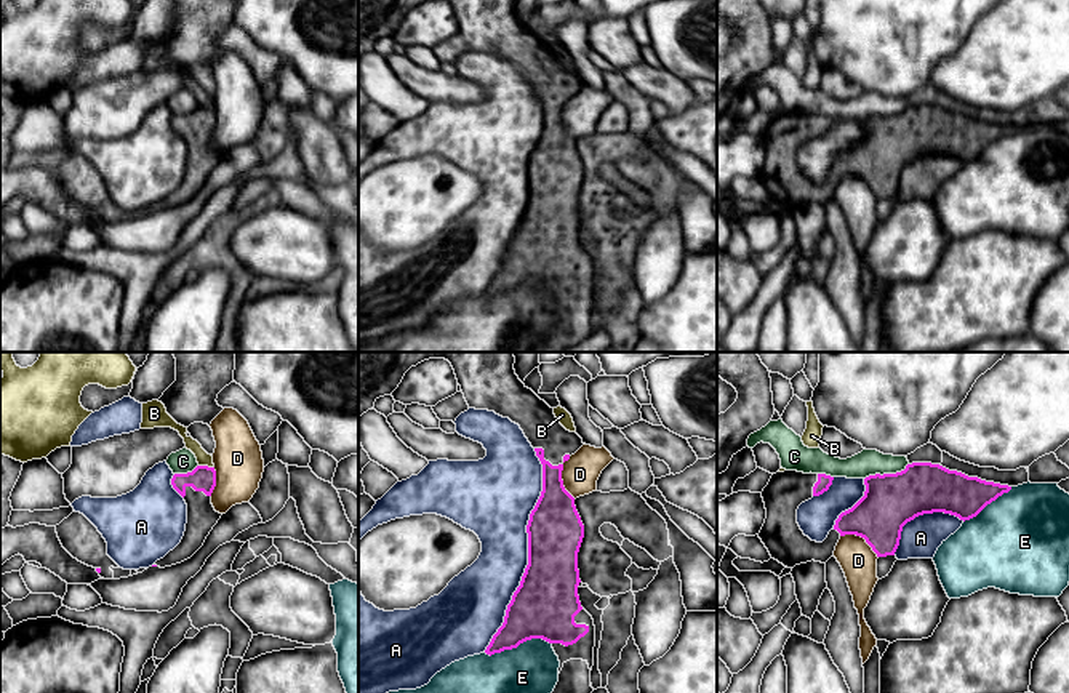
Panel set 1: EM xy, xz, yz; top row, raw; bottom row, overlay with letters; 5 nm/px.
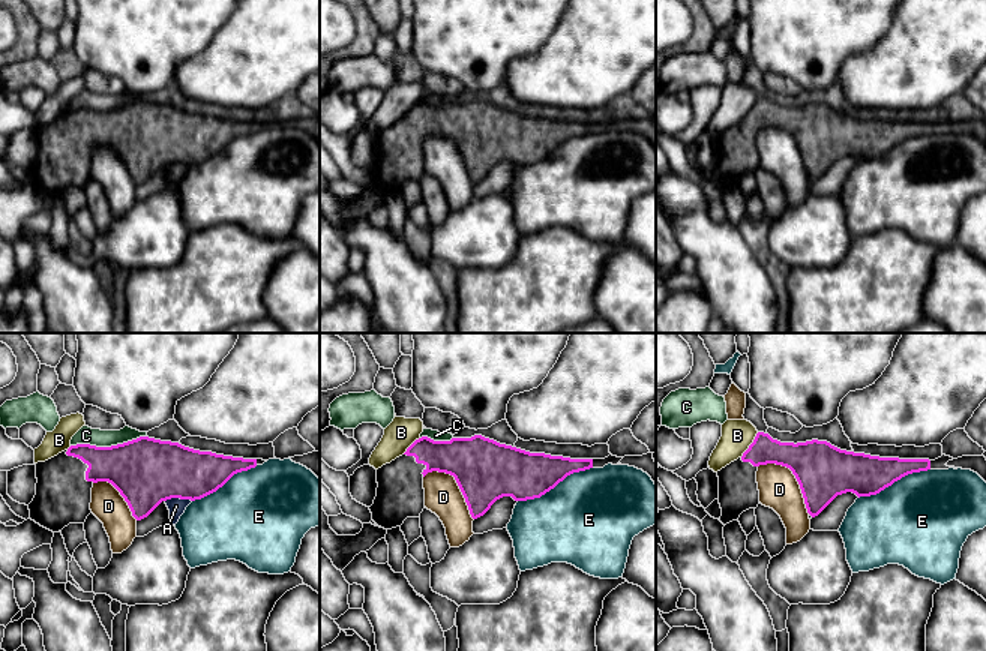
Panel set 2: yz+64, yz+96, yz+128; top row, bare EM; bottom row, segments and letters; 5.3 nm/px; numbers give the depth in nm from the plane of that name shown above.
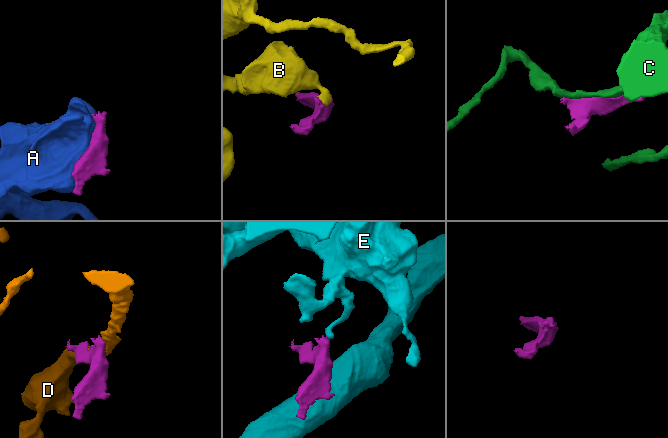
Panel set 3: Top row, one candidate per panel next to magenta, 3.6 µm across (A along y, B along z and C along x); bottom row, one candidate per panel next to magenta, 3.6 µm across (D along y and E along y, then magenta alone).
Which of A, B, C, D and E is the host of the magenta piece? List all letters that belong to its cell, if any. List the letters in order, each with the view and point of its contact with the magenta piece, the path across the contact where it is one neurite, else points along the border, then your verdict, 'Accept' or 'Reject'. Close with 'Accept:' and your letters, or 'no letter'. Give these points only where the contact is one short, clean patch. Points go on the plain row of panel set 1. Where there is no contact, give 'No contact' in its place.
A: Touches magenta at xz (528, 191). Reject
B: Touches magenta at xy (207, 108). Boundary: xy (199, 106), (213, 109). Reject
C: Touches magenta at yz (887, 116). Reject
D: Touches magenta at xz (560, 119). Reject
E: Touches magenta at xz (517, 287). Reject
Accept: no letter

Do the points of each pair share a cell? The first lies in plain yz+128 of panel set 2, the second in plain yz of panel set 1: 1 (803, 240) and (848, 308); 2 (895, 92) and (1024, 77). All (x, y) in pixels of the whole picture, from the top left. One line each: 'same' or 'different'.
1: different
2: same

